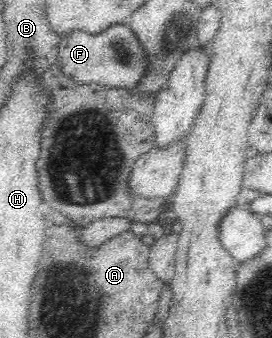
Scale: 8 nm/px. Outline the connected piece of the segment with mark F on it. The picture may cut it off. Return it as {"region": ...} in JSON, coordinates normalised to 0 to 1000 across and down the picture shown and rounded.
{"region":[[[423,71],[368,101],[272,92],[221,112],[213,189],[228,213],[254,219],[283,246],[349,246],[393,257],[489,257],[540,204],[533,154],[496,101],[467,74]]]}

